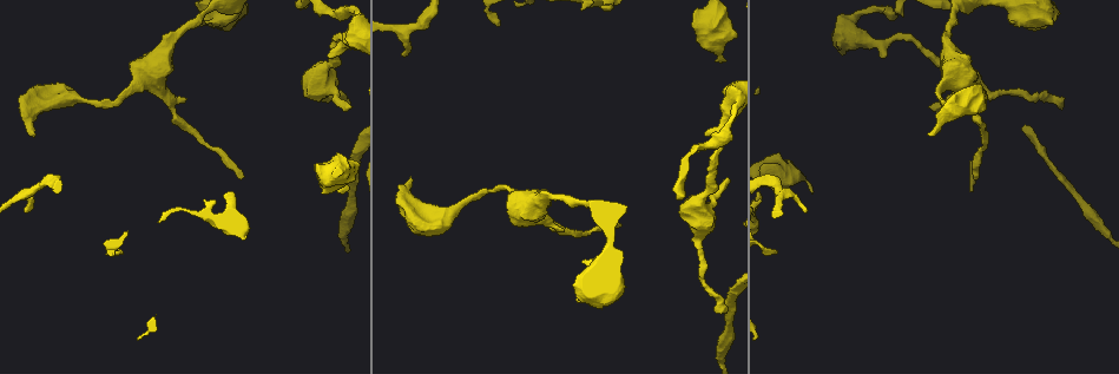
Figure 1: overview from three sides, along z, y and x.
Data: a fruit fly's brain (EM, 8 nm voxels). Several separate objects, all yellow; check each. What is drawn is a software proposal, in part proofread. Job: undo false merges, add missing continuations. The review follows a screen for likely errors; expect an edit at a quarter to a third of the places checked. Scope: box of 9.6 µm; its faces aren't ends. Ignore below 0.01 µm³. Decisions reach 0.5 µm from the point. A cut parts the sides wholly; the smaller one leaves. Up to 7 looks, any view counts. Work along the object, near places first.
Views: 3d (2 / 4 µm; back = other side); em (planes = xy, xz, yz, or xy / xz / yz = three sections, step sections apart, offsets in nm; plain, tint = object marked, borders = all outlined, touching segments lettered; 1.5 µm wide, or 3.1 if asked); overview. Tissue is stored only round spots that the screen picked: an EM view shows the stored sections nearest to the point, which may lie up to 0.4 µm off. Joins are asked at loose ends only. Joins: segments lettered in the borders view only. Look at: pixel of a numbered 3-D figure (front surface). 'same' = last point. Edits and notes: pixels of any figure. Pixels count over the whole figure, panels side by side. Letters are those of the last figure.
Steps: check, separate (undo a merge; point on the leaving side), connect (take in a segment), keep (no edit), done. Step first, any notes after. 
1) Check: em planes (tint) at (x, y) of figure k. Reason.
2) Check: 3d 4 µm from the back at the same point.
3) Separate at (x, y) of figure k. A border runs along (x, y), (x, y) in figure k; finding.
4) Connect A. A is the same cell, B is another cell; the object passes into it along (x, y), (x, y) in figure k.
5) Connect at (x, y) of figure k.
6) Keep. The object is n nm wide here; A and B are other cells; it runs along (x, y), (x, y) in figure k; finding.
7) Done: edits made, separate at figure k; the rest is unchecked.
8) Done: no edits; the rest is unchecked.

Check: em planes (borders) at (930, 105) of figure 1. Free end.

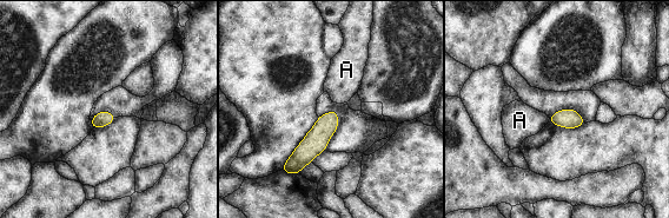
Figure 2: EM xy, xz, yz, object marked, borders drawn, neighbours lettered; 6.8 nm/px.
Keep. The object is 110 nm wide here; A is another cell; none of them fits.

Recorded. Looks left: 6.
Check: 3d 4 µm at (167, 47) of figure 1. Sudden change in width.

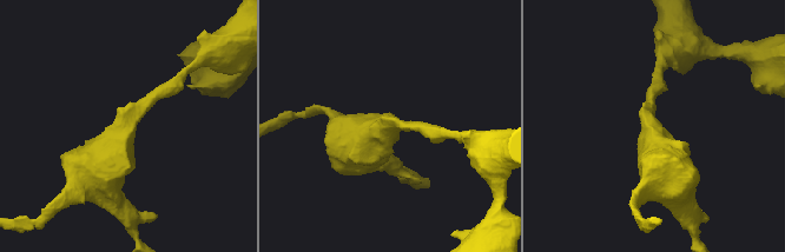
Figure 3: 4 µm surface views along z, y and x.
Check: em xy step 4 (borders) at (125, 126) of figure 3. The arms are 220, 700 nm wide.

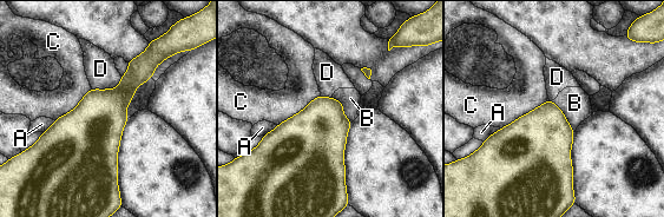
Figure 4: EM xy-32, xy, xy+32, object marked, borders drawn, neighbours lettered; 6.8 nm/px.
Check: em planes (borders) at the same point.

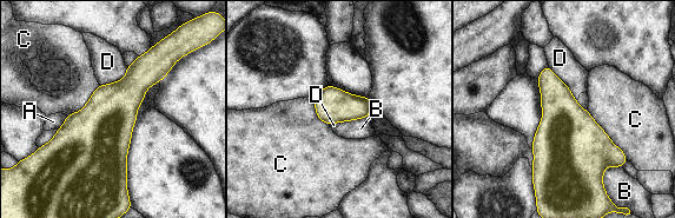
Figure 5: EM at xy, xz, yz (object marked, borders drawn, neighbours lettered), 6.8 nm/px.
Keep. The longest contact is with C, 440 nm; A, B, C and D are other cells; a border runs along (622, 166), (604, 170), (603, 186) in figure 5; one neuron here.

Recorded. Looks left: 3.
Check: 3d 4 µm at (575, 298) of figure 1. Branch stops here.

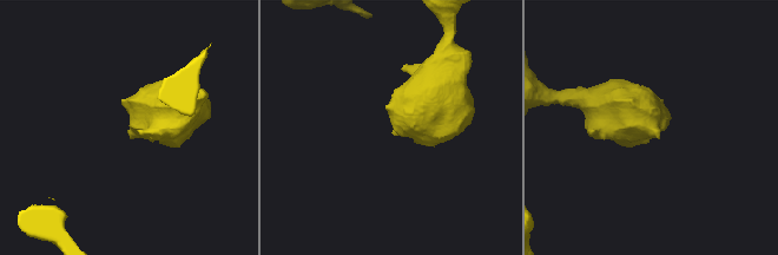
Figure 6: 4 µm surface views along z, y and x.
Check: em planes (borders) at (392, 132) of figure 6. Shape alone is not enough.

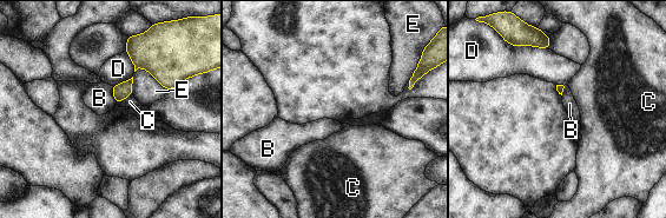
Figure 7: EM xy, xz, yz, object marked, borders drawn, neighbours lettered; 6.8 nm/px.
Keep. B, C, D and E are other cells; a border runs along (111, 86), (116, 103) in figure 7; none of them fits.

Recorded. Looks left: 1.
Done: no edits; the rest is unchecked.

